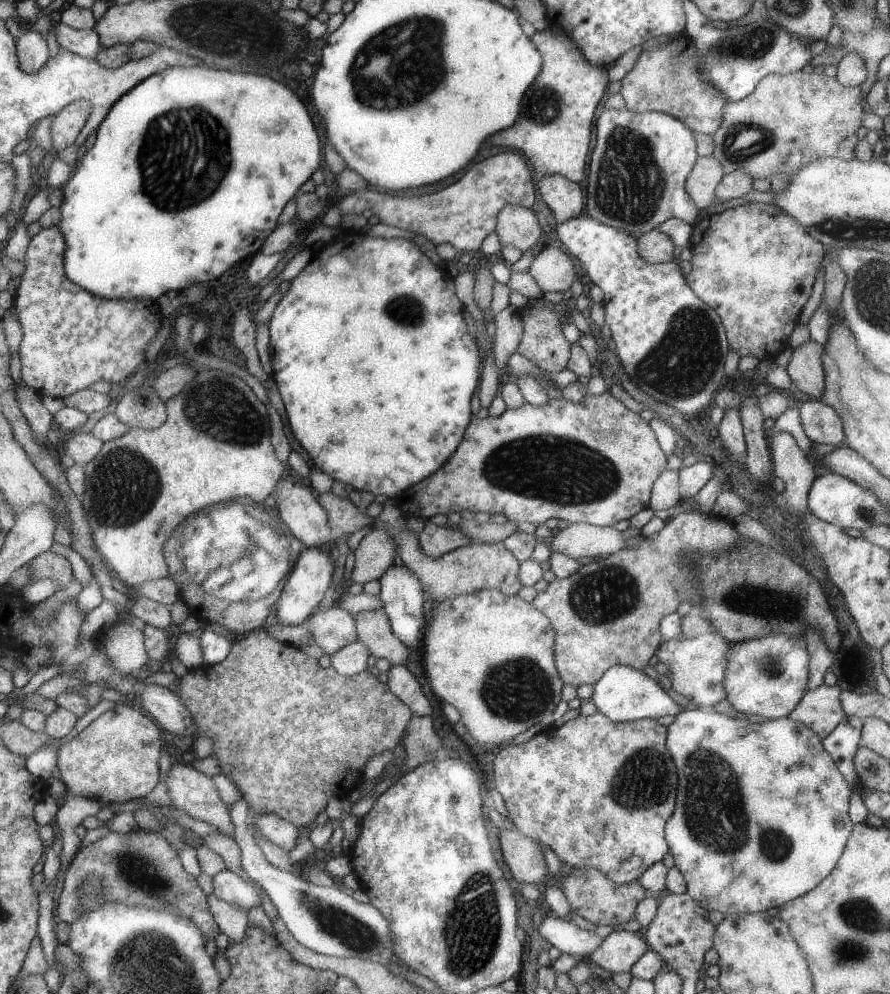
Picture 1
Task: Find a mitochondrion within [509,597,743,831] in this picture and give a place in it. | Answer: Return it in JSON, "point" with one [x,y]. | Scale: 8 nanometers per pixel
{"point":[644,780]}

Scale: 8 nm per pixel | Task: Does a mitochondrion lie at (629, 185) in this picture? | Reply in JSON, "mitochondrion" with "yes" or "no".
{"mitochondrion":"yes"}

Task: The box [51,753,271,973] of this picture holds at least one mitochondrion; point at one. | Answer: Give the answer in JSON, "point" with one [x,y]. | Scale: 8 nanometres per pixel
{"point":[140,872]}

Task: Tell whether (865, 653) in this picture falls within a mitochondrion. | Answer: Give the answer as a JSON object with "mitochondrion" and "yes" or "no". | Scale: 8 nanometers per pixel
{"mitochondrion":"no"}

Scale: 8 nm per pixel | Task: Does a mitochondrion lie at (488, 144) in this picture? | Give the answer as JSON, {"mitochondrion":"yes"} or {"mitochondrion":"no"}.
{"mitochondrion":"no"}

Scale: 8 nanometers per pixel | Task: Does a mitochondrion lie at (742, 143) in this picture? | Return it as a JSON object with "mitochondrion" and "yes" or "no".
{"mitochondrion":"yes"}

